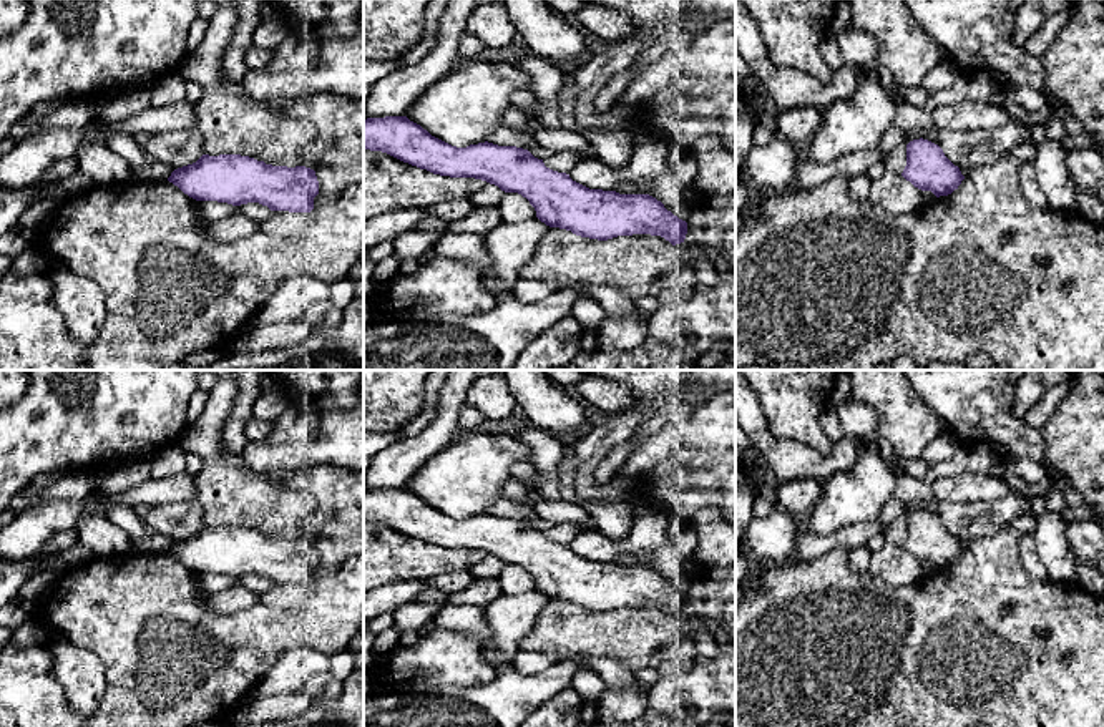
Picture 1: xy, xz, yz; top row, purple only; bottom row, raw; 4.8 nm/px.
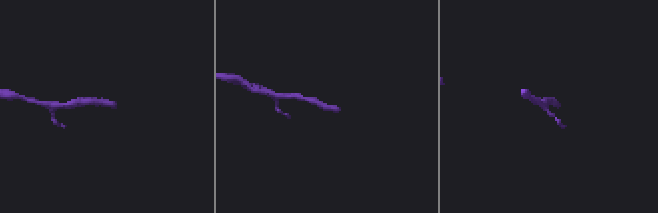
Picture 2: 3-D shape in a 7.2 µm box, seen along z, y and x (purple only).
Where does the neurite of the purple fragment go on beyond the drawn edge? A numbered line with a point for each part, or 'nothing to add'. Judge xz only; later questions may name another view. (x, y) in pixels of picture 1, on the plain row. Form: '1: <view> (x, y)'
1: xz (686, 626)

